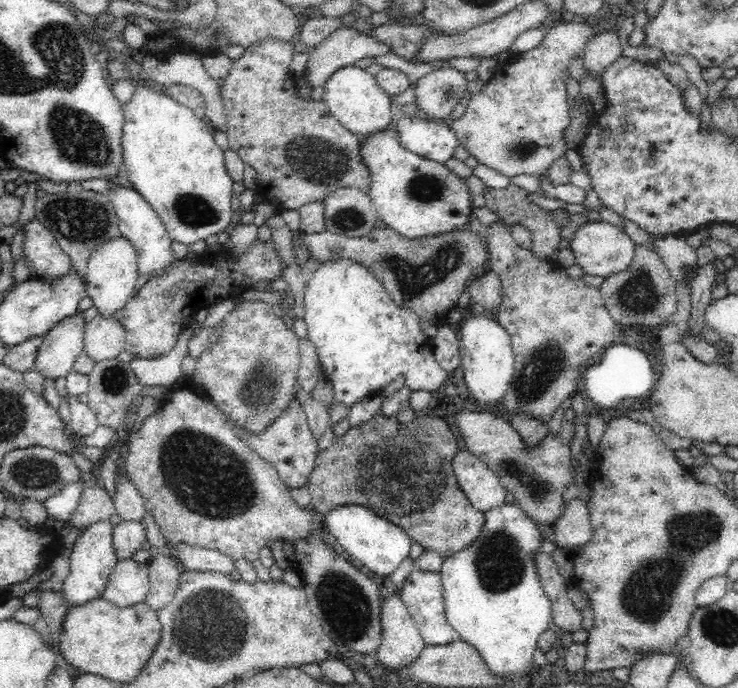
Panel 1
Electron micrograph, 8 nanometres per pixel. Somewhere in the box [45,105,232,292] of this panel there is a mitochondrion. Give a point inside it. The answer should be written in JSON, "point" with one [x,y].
{"point":[191,210]}

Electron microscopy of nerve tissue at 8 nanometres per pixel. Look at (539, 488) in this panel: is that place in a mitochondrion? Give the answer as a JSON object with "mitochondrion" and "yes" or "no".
{"mitochondrion":"yes"}

